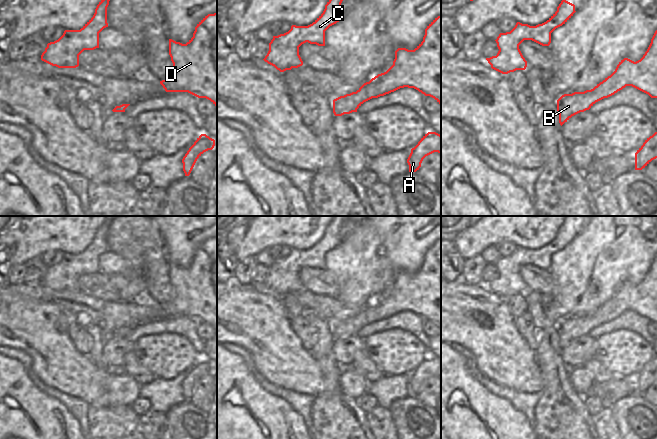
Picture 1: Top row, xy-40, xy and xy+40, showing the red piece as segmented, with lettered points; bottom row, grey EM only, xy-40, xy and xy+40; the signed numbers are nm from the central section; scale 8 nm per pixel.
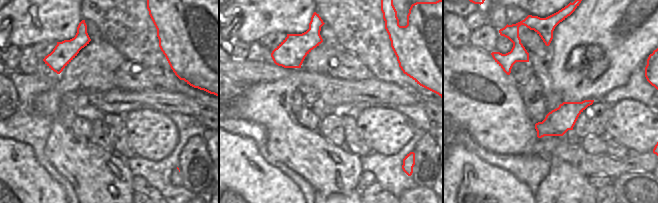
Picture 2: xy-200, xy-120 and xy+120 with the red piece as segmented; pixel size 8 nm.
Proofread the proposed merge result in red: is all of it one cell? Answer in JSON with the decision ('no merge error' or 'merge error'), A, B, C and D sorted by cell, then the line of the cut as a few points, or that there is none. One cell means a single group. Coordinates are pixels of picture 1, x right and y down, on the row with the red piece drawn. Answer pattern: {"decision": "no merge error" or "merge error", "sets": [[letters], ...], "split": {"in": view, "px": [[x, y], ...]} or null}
{"decision": "merge error", "sets": [["A", "D"], ["B", "C"]], "split": {"in": "xy", "px": [[368, 82], [370, 89], [377, 92], [390, 92]]}}

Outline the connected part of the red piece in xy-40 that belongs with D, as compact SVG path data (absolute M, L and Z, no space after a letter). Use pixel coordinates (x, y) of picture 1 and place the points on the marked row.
M217 12L205 16L195 27L193 37L182 44L169 39L173 75L160 81L166 92L188 92L206 98L217 107Z

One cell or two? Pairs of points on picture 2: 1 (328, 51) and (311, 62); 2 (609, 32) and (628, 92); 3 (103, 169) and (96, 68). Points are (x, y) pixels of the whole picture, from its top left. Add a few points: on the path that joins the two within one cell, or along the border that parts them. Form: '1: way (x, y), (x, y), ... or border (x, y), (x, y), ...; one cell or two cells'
1: way (324, 52), (315, 61); one cell
2: border (644, 68), (638, 68), (623, 85), (605, 94); two cells
3: way (73, 145), (55, 118), (55, 96), (66, 85); one cell

